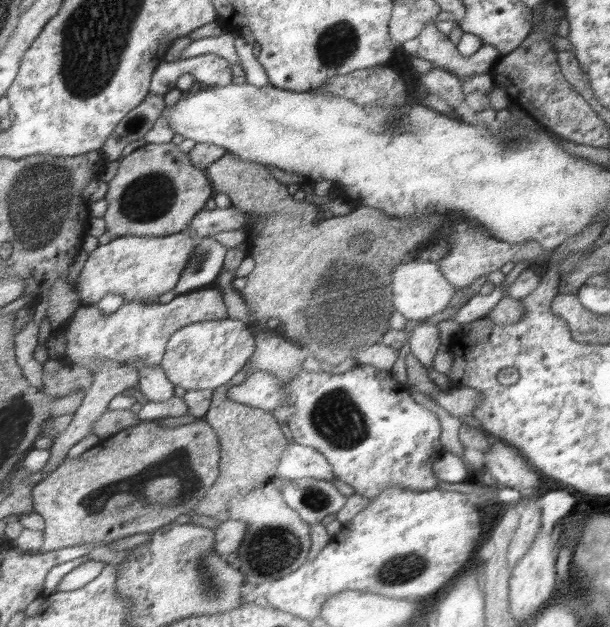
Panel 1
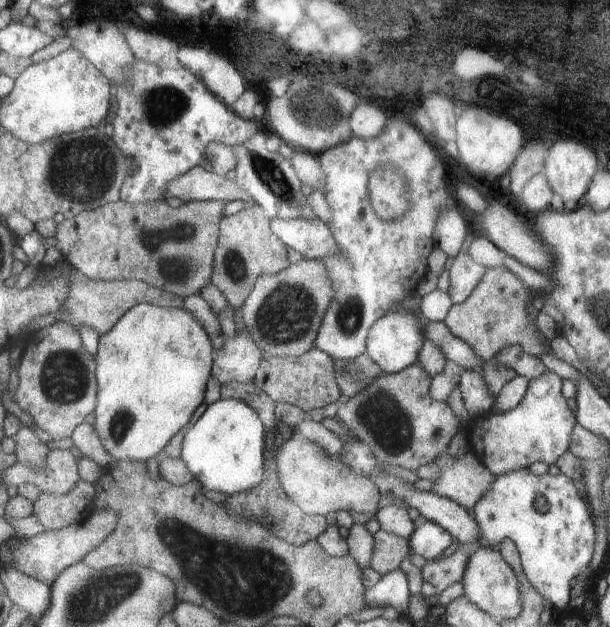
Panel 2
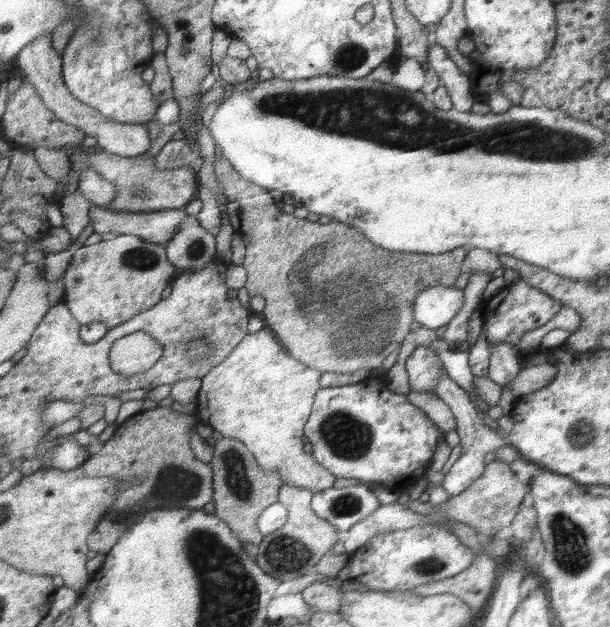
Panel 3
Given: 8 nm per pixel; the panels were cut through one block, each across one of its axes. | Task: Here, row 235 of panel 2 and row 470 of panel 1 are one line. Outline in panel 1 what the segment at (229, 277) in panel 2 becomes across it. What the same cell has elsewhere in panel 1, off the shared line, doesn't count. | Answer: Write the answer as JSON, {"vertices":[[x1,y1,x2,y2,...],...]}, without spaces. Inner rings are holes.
{"vertices":[[225,384,219,390,215,390,213,406,205,416,221,438,223,460,221,460,221,476,215,482,215,488,211,488,195,508,199,518,213,518,219,524,225,524,227,520,231,520,229,502,235,496,239,496,241,492,251,492,257,486,263,486,275,478,281,458,289,446,289,432,279,422,275,412,267,412,263,408,247,406,243,402,233,400,231,388,233,386]]}

